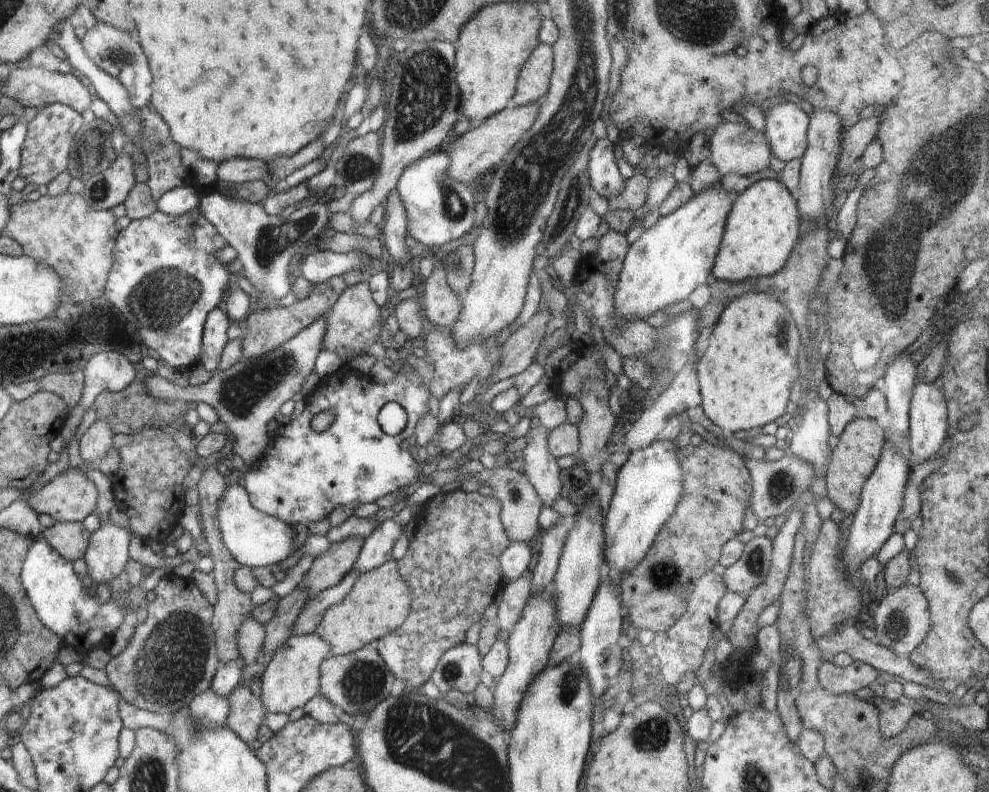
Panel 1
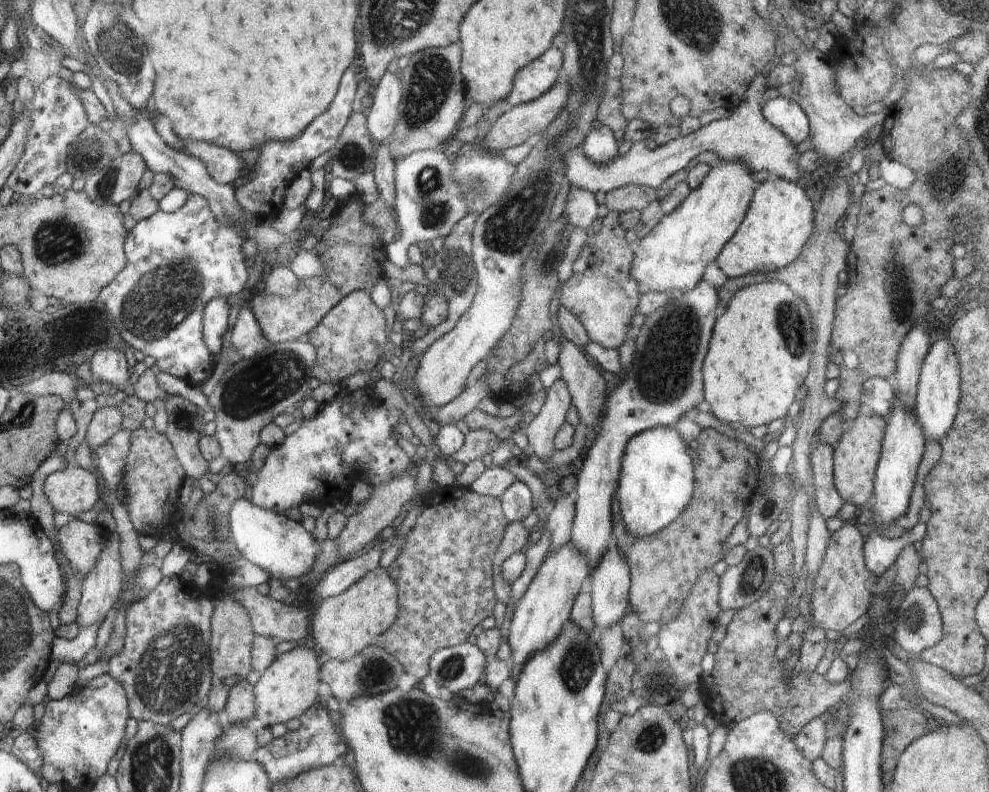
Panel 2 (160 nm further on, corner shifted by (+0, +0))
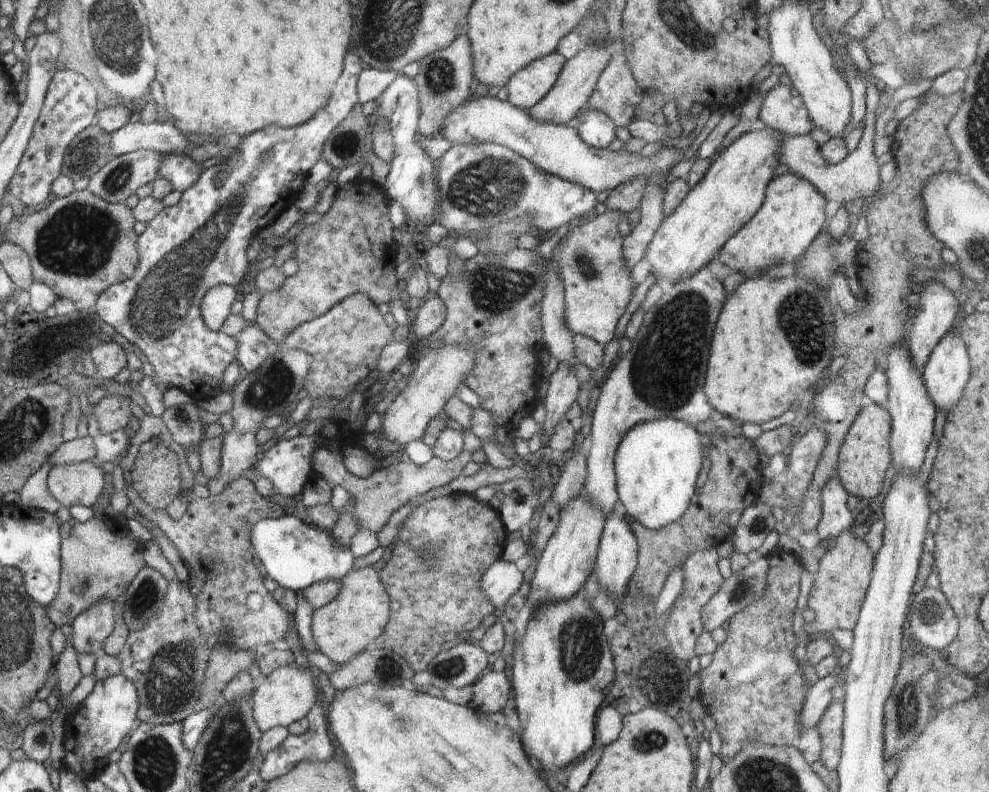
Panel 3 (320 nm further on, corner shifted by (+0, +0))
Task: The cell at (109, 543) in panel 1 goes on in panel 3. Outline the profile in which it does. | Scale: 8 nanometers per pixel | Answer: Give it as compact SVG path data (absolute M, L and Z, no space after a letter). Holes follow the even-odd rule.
M111 599L99 601L72 621L71 645L78 655L98 656L115 627L116 610Z

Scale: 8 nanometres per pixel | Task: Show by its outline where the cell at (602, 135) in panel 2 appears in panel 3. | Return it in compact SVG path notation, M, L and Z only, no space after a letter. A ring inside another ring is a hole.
M585 107L575 128L580 138L595 149L606 149L615 136L613 120L602 110Z

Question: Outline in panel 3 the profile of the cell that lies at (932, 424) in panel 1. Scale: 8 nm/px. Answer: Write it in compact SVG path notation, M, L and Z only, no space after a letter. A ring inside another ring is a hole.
M946 333L932 349L921 375L937 410L942 409L948 412L949 408L960 400L971 375L969 354L962 337L956 333Z

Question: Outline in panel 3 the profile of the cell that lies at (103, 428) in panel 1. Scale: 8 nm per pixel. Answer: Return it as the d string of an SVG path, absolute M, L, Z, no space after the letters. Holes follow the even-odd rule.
M106 394L97 402L95 413L102 434L126 428L133 416L130 401L128 397Z

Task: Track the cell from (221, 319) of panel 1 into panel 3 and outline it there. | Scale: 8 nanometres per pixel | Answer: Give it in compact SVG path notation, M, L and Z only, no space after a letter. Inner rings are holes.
M218 285L208 290L202 302L203 321L211 331L220 331L228 315L230 306L240 298L232 285Z

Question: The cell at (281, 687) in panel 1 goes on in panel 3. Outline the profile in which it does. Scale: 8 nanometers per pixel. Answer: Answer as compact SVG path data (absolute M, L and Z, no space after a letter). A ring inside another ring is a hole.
M296 664L291 667L278 667L271 675L262 678L254 688L250 699L253 704L255 721L261 732L272 727L288 727L311 712L317 703L316 675L313 668L299 669Z

